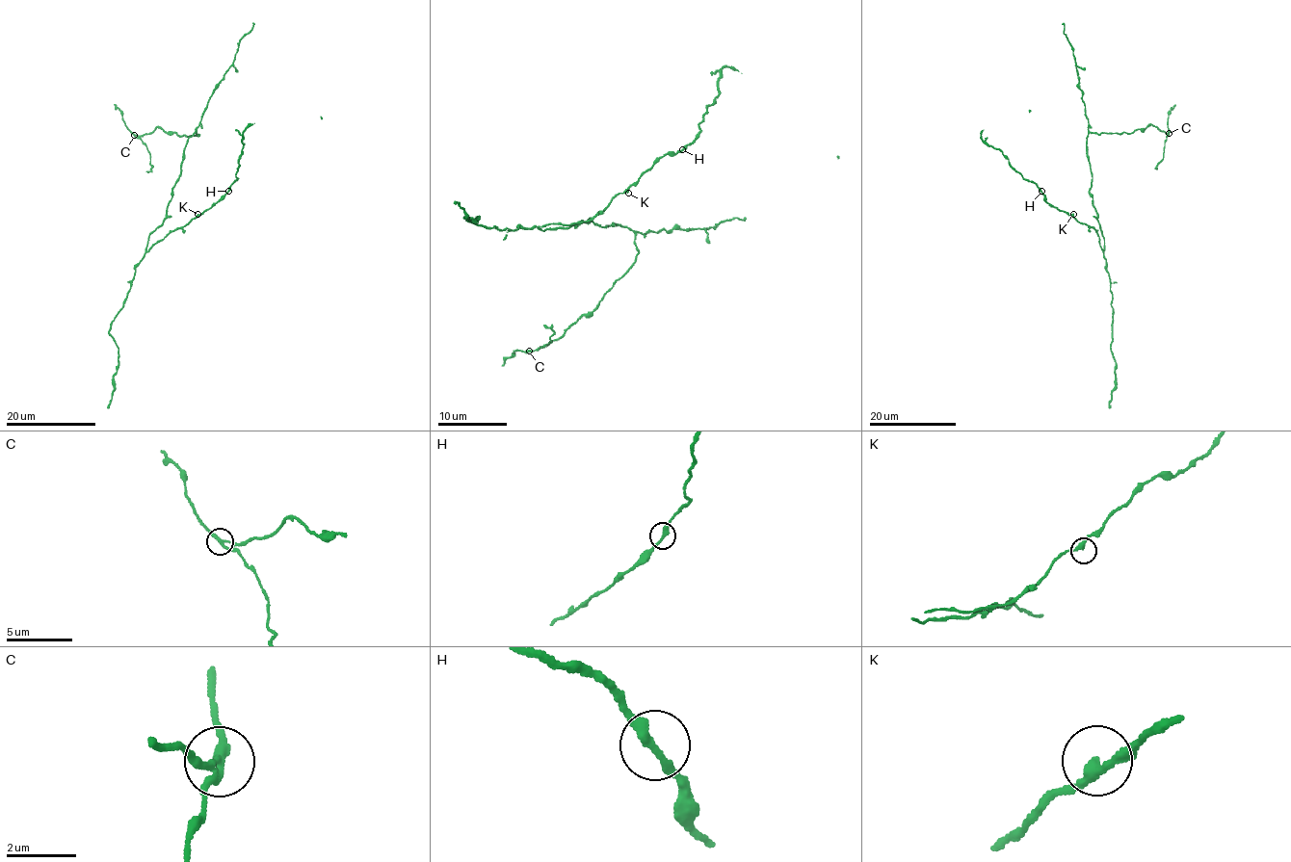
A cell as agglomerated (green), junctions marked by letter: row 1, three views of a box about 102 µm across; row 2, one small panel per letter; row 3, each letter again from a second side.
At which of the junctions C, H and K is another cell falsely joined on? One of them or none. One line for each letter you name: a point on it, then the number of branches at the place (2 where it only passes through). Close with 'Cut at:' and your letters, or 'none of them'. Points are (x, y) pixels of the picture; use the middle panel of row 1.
C: (529, 351) | 2
Cut at: C

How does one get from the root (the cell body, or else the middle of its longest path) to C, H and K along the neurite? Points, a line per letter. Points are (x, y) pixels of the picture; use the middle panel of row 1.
C: (545, 225), (539, 227), (575, 227), (591, 219), (601, 226), (628, 226), (637, 254), (592, 311), (528, 351)
H: (545, 225), (590, 220), (660, 158), (682, 149)
K: (545, 225), (590, 220), (620, 193), (628, 193)

